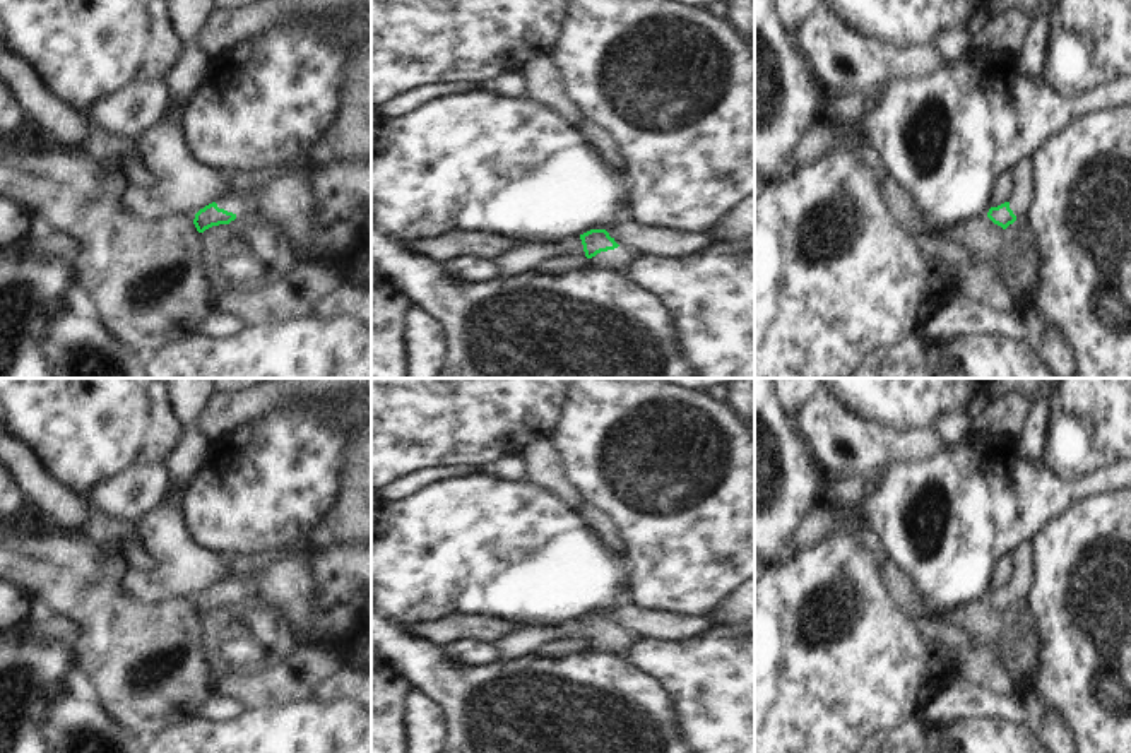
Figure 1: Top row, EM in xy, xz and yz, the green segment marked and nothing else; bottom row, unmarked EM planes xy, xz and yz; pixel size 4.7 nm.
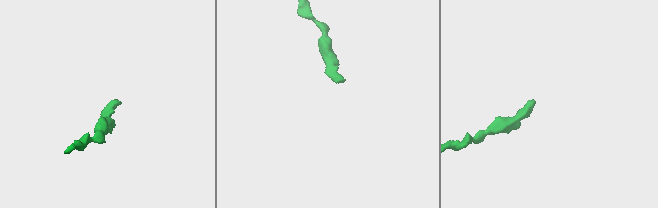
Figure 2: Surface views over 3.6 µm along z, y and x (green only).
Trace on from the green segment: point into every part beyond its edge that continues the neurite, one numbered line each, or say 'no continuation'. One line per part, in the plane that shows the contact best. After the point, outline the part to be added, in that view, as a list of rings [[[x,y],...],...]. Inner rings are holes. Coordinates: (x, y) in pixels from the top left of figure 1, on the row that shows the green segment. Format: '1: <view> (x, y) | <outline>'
1: xz (618, 259) | [[[618,246],[589,258],[589,269],[625,272],[631,258],[633,253],[628,248]]]

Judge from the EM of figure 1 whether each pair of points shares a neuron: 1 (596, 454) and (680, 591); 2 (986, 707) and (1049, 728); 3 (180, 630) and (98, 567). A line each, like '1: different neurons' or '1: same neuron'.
1: same neuron
2: same neuron
3: same neuron

